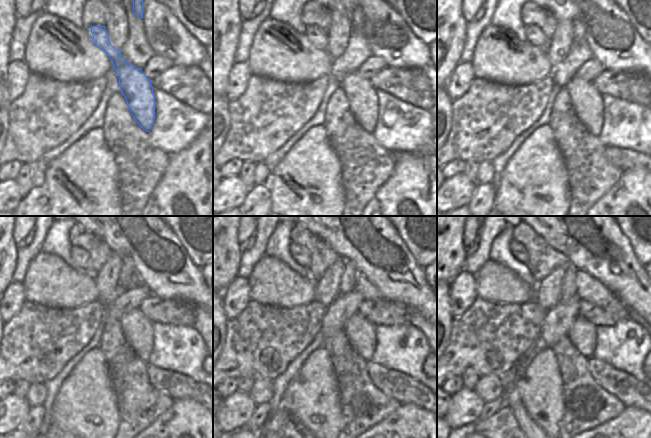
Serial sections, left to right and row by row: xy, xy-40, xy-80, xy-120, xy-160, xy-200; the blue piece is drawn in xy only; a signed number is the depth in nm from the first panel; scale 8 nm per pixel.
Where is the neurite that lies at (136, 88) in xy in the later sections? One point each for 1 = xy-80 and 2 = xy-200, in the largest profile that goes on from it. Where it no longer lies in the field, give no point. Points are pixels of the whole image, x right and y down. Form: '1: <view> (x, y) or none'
1: xy-80 (587, 102)
2: xy-200 (583, 334)

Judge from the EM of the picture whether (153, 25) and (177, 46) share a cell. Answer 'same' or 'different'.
same

